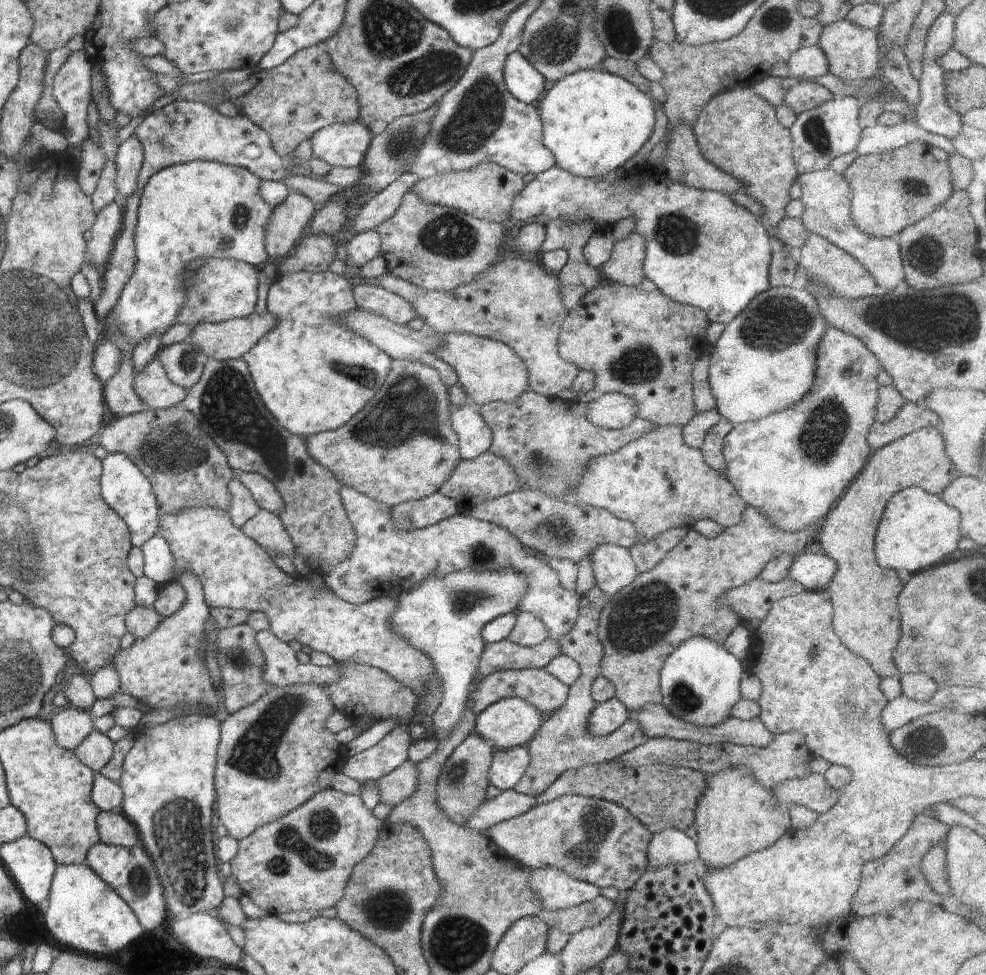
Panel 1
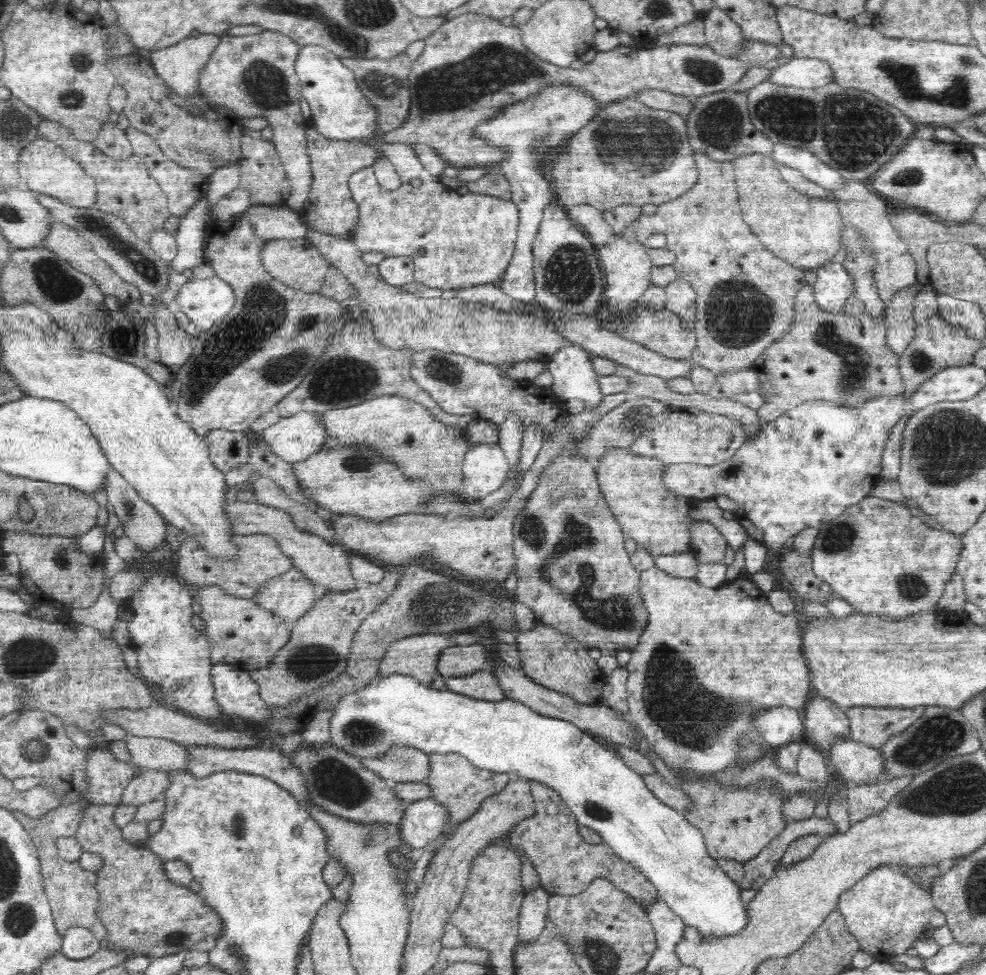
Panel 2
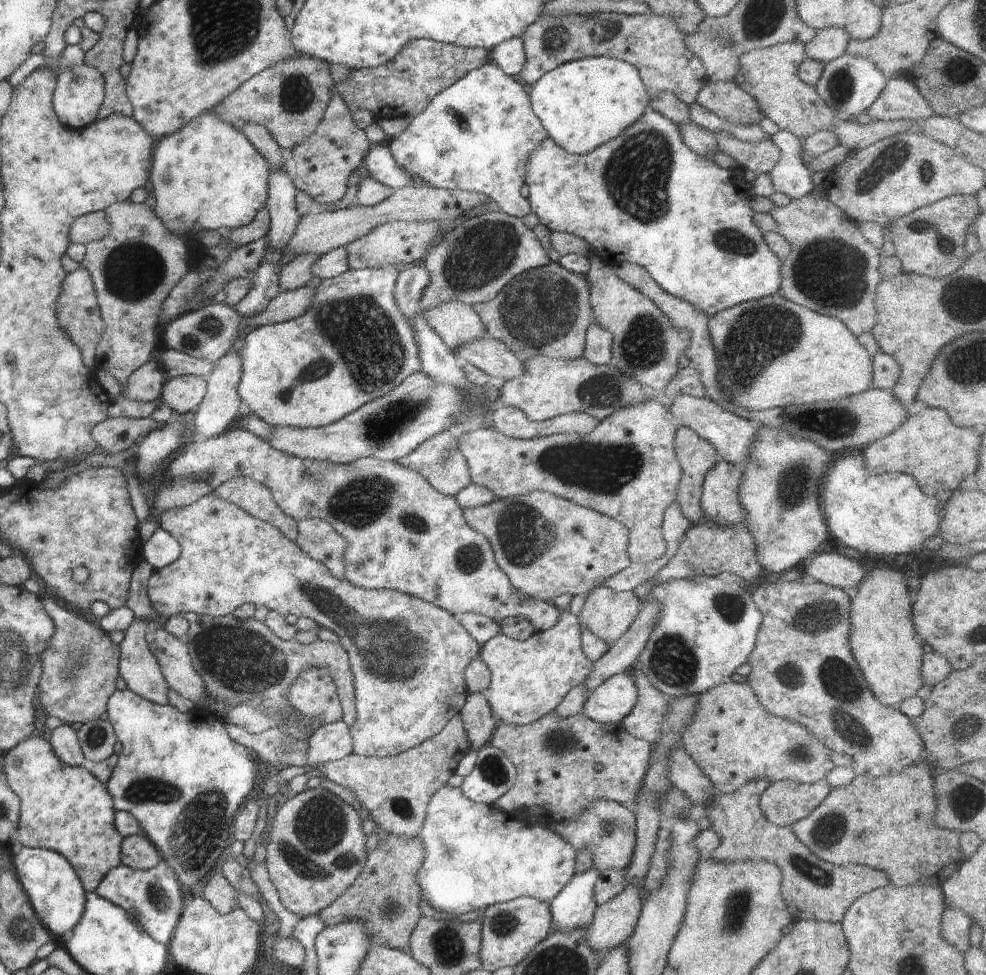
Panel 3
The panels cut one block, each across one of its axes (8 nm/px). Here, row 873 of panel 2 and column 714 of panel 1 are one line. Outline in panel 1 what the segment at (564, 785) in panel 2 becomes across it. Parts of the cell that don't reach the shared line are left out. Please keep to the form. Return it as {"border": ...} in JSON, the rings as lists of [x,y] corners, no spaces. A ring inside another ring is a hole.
{"border":[[[704,636],[683,642],[668,658],[660,672],[662,704],[672,716],[696,726],[718,726],[732,717],[732,708],[742,700],[740,680],[746,673],[740,661],[724,645]]]}

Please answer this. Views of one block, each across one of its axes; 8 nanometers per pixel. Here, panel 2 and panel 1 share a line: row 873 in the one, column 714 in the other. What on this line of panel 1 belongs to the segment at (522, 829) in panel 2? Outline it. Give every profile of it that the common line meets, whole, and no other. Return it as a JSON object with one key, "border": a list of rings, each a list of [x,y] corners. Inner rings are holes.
{"border":[[[746,507],[740,522],[736,526],[724,528],[720,536],[706,538],[698,535],[693,527],[689,527],[688,534],[680,540],[672,550],[669,550],[663,559],[650,570],[639,573],[632,584],[622,588],[610,597],[610,602],[602,608],[598,622],[598,638],[604,652],[600,662],[600,675],[607,678],[615,686],[615,697],[625,704],[630,712],[642,710],[646,704],[662,703],[660,694],[660,672],[666,658],[683,642],[704,636],[722,646],[730,633],[740,624],[736,612],[722,604],[720,596],[731,588],[759,577],[764,567],[780,554],[796,554],[803,552],[806,544],[811,542],[820,530],[817,524],[806,526],[804,530],[780,530],[770,524],[770,520],[760,514],[754,507]]]}

